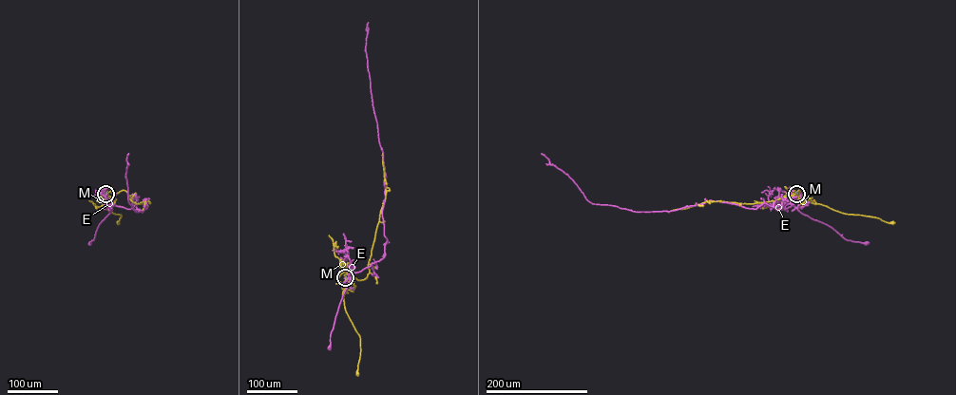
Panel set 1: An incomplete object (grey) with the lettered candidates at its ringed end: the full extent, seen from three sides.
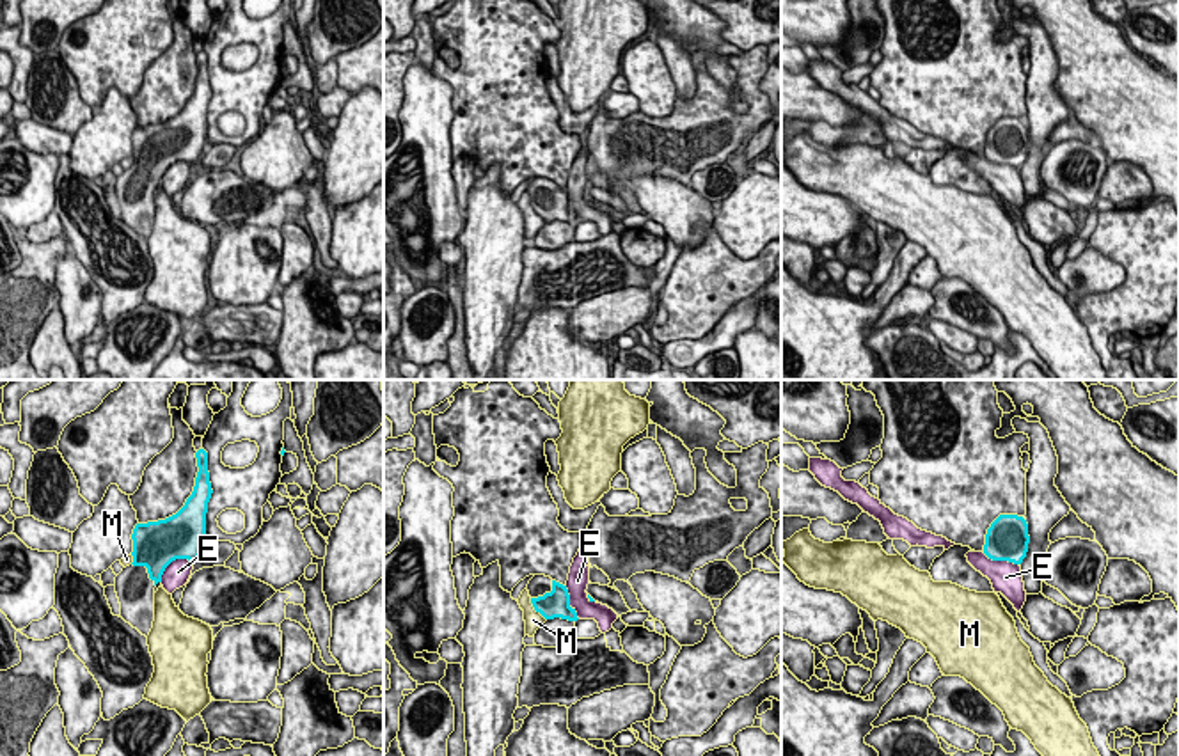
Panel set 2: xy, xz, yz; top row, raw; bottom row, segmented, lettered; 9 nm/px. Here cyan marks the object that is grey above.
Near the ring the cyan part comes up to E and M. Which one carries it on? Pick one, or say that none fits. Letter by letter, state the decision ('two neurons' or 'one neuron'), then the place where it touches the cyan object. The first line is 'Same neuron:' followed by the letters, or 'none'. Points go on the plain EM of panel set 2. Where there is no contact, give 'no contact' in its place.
Same neuron: none
E: two neurons; meets cyan in xy at (173, 162)
M: two neurons; meets cyan in xz at (535, 212)

